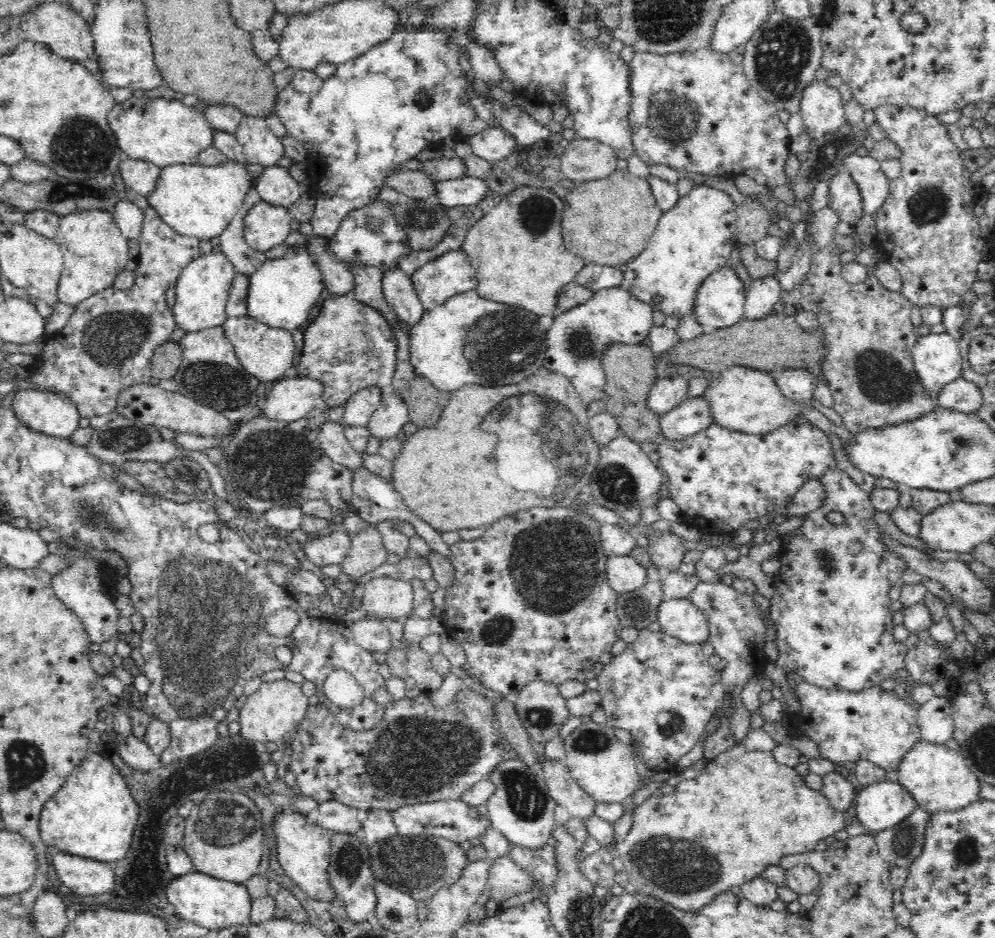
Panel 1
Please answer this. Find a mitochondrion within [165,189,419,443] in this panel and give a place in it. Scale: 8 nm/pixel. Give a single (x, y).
(212, 382)

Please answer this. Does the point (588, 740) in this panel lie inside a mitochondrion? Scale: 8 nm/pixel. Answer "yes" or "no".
yes

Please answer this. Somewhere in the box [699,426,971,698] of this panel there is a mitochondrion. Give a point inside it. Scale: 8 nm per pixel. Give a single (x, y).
(822, 560)

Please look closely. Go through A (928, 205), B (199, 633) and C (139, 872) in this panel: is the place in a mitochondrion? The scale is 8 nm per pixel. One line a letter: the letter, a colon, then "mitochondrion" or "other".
A: mitochondrion
B: mitochondrion
C: other

